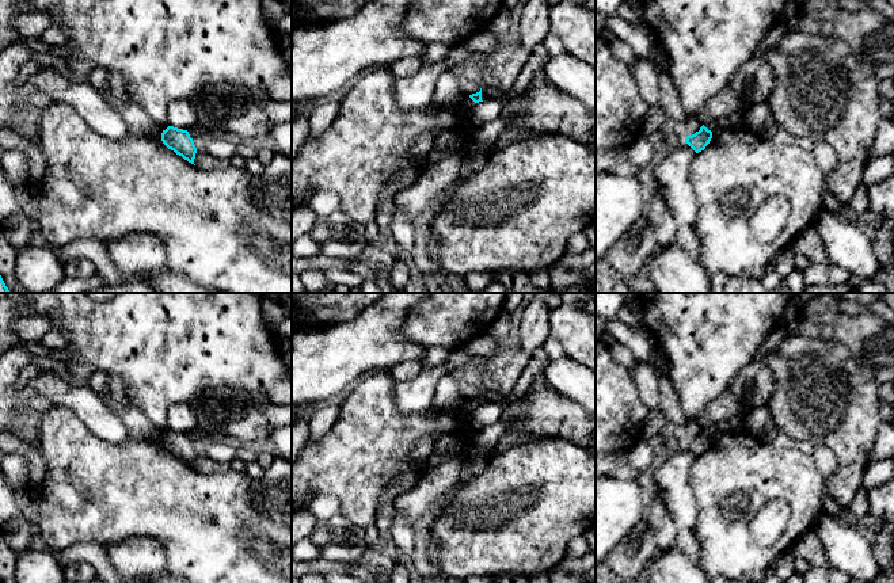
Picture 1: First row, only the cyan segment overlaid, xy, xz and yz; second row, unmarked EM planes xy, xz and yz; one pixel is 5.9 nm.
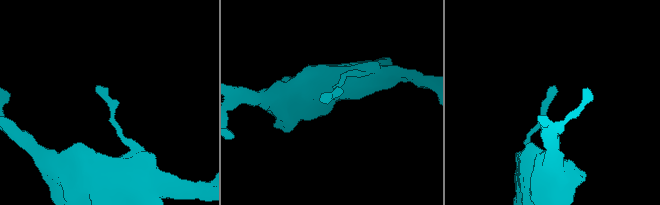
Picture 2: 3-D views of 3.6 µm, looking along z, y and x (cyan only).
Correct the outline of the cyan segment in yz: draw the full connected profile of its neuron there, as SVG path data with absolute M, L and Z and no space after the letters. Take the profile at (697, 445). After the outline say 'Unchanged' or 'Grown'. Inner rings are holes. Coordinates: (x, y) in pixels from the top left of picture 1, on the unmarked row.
M703 428L699 435L685 441L685 445L696 457L699 457L705 453L711 442L712 442L712 435Z. Unchanged

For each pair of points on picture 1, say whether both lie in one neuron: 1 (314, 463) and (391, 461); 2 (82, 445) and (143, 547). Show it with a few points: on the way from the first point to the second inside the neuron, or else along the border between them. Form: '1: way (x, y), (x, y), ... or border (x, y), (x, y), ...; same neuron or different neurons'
1: way (333, 463), (372, 461); same neuron
2: border (107, 548), (129, 538), (153, 537), (166, 552); different neurons

